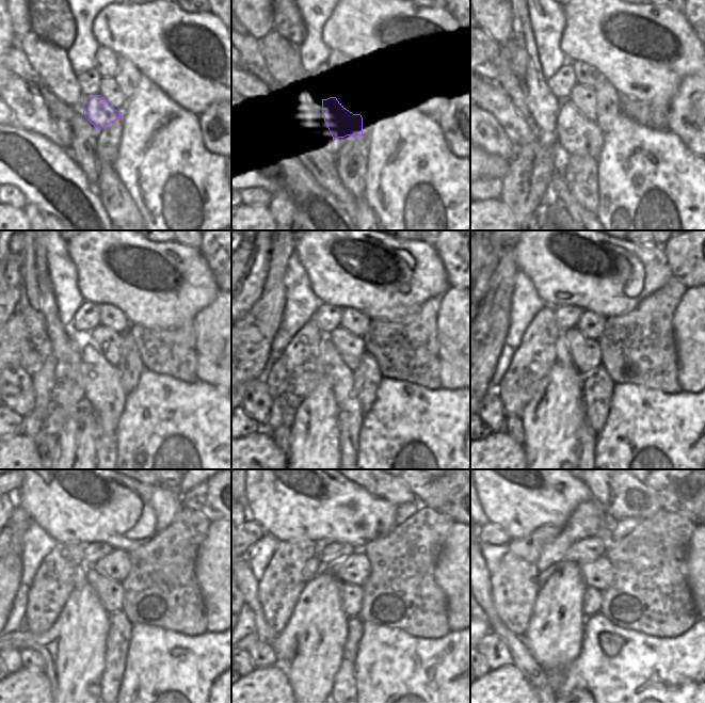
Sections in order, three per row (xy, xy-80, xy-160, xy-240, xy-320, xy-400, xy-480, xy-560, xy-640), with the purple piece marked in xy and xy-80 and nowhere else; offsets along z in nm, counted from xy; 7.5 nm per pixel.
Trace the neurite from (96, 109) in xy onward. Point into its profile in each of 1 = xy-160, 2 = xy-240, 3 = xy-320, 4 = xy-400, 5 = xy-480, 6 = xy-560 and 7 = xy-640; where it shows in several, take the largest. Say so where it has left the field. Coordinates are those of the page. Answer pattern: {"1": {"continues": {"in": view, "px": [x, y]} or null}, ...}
{"1": {"continues": {"in": "xy-160", "px": [575, 134]}}, "2": {"continues": {"in": "xy-240", "px": [102, 388]}}, "3": {"continues": {"in": "xy-320", "px": [350, 415]}}, "4": {"continues": {"in": "xy-400", "px": [588, 442]}}, "5": {"continues": {"in": "xy-480", "px": [80, 579]}}, "6": {"continues": {"in": "xy-560", "px": [313, 565]}}, "7": {"continues": {"in": "xy-640", "px": [588, 520]}}}

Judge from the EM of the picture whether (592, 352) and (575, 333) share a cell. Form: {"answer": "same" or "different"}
{"answer": "same"}

